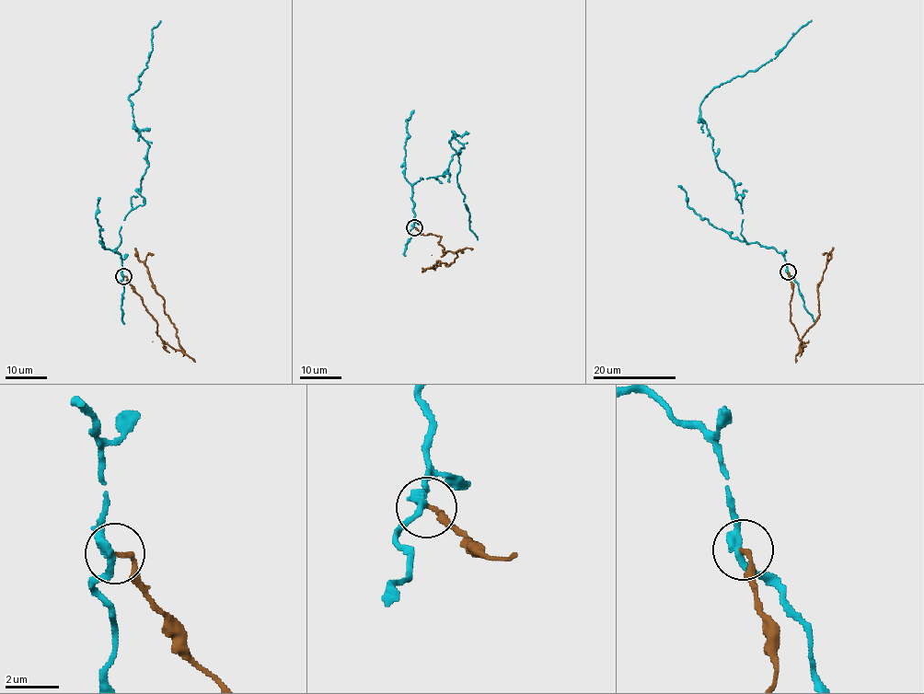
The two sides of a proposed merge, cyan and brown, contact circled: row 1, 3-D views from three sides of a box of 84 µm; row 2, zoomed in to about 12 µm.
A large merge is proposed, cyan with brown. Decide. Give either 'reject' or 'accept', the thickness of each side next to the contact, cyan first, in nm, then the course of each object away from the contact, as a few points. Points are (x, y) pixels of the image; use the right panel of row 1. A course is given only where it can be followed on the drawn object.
reject; calibres 280 and 180 nm; course cyan (787, 271), (784, 257), (741, 235), (740, 203), (714, 158), (699, 106), (713, 88), (769, 62), (811, 20); course brown (788, 271), (791, 320), (803, 343), (799, 350), (802, 337), (819, 315), (818, 283), (834, 248)

